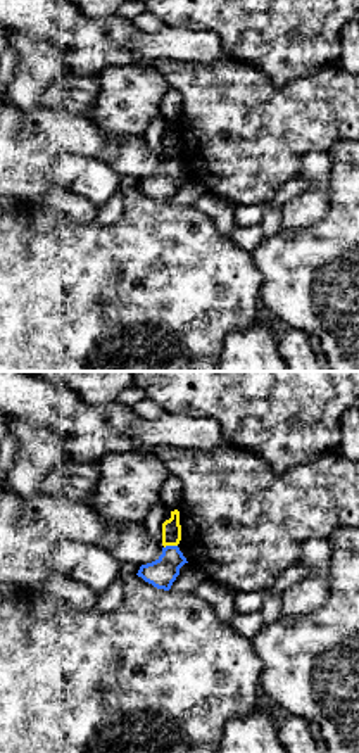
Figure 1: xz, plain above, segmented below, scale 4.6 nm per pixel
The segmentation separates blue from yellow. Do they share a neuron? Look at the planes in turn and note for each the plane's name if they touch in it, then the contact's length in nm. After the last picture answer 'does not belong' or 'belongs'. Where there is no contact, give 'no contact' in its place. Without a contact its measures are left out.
meets blue in xz; contact 70 nm long

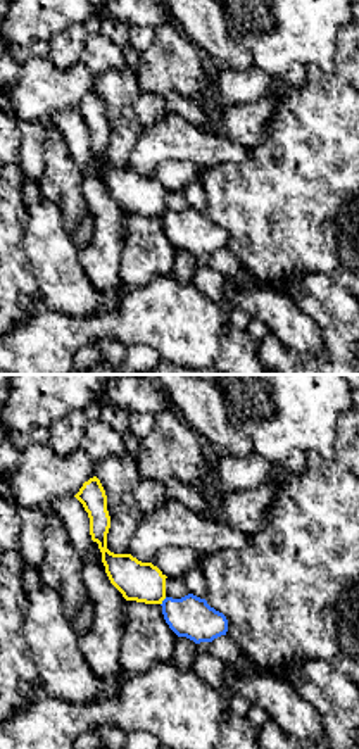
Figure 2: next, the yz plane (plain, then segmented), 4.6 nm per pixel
meets blue in yz; contact 50 nm long

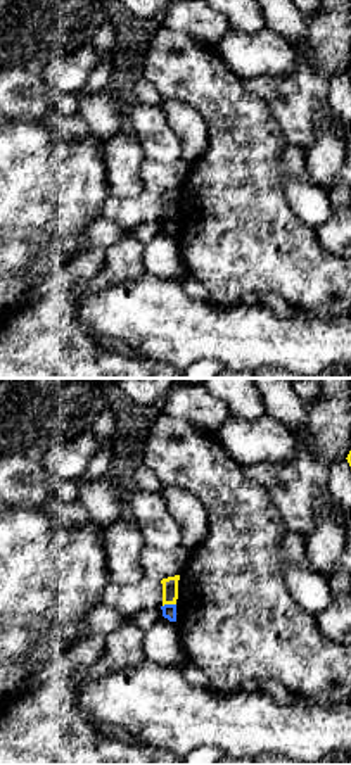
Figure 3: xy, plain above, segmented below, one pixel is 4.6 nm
meets blue in xy; contact 70 nm long

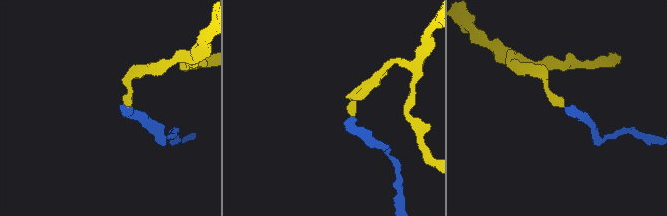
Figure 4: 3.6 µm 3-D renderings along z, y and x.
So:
does not belong

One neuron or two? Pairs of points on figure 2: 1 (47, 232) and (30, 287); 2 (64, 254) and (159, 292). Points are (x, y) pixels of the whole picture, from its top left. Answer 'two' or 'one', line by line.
1: two
2: two

